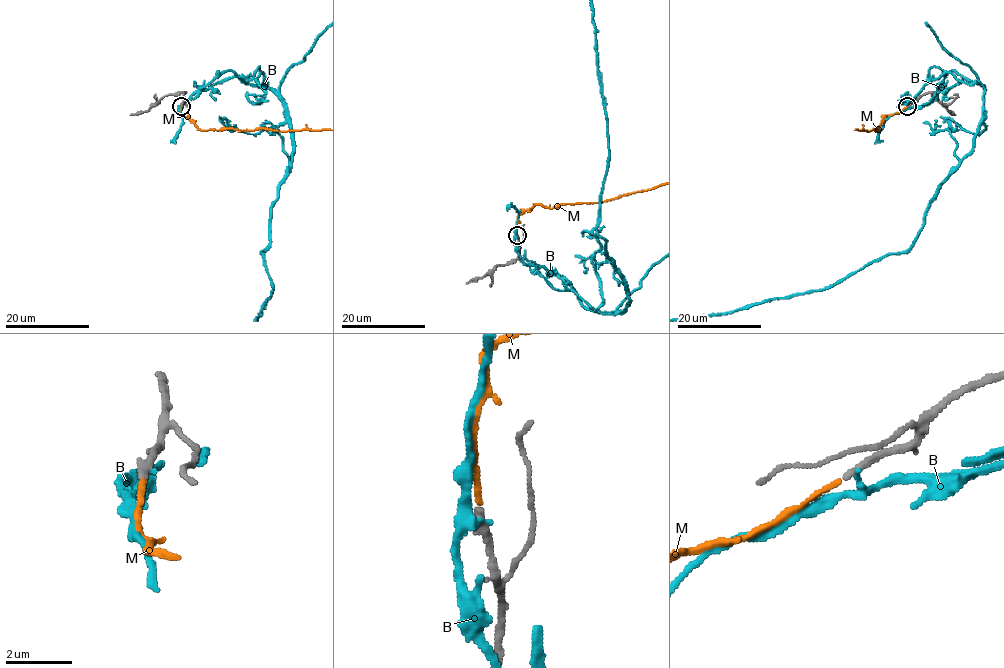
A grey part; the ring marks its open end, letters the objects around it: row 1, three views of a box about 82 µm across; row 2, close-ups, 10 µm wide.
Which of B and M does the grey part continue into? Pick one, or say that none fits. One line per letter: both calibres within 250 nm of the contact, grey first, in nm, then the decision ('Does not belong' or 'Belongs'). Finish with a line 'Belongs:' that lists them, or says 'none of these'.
B: Thickness 280 nm (grey) against 180 nm. Does not belong
M: Thickness 240 nm (grey) against 140 nm. Belongs
Belongs: M

